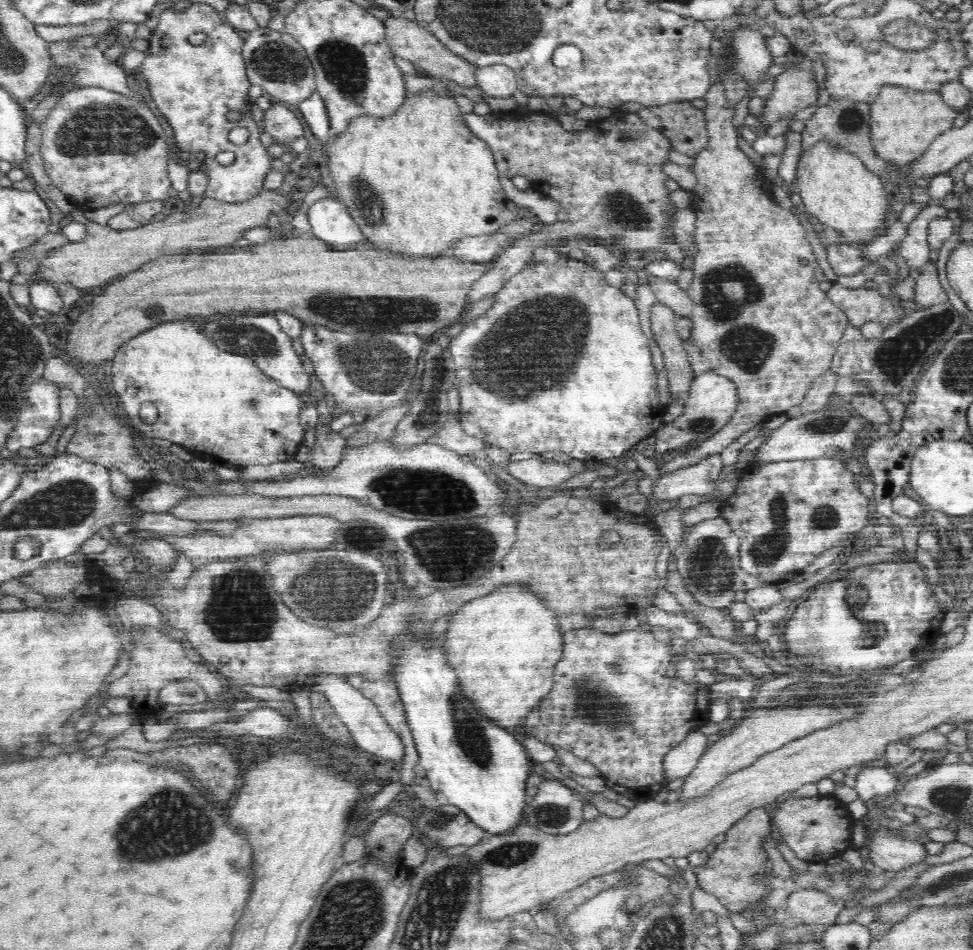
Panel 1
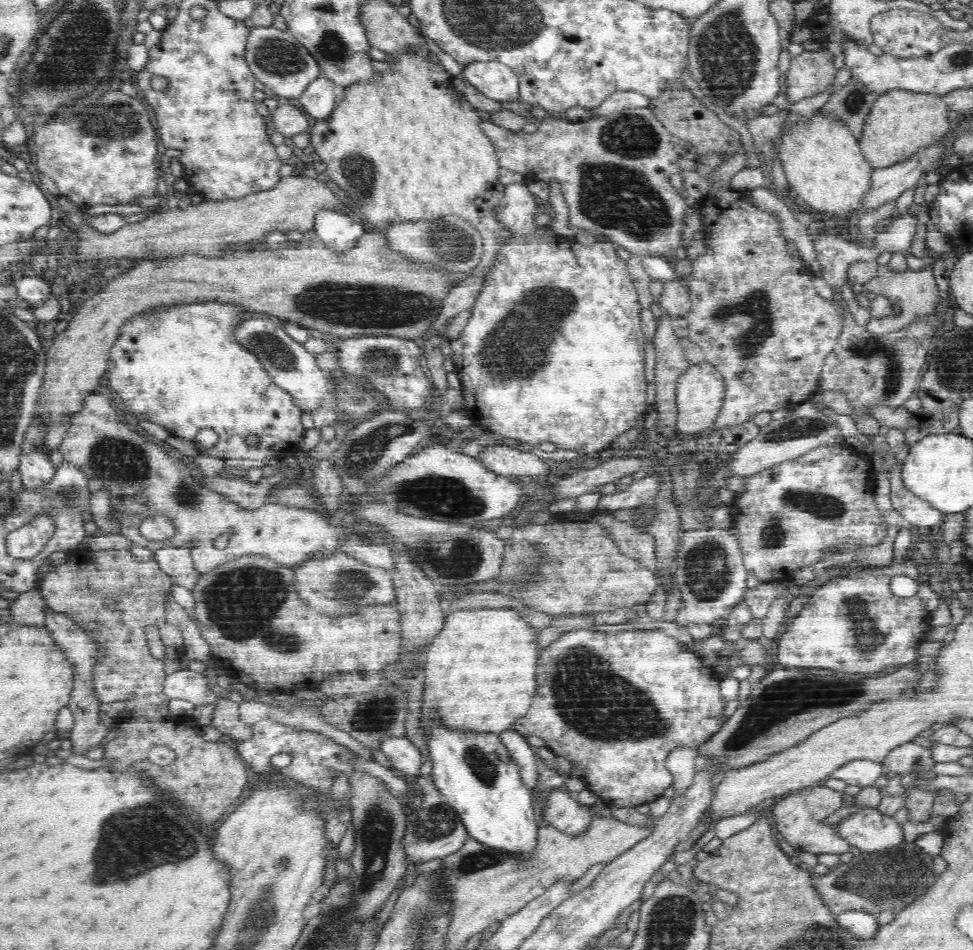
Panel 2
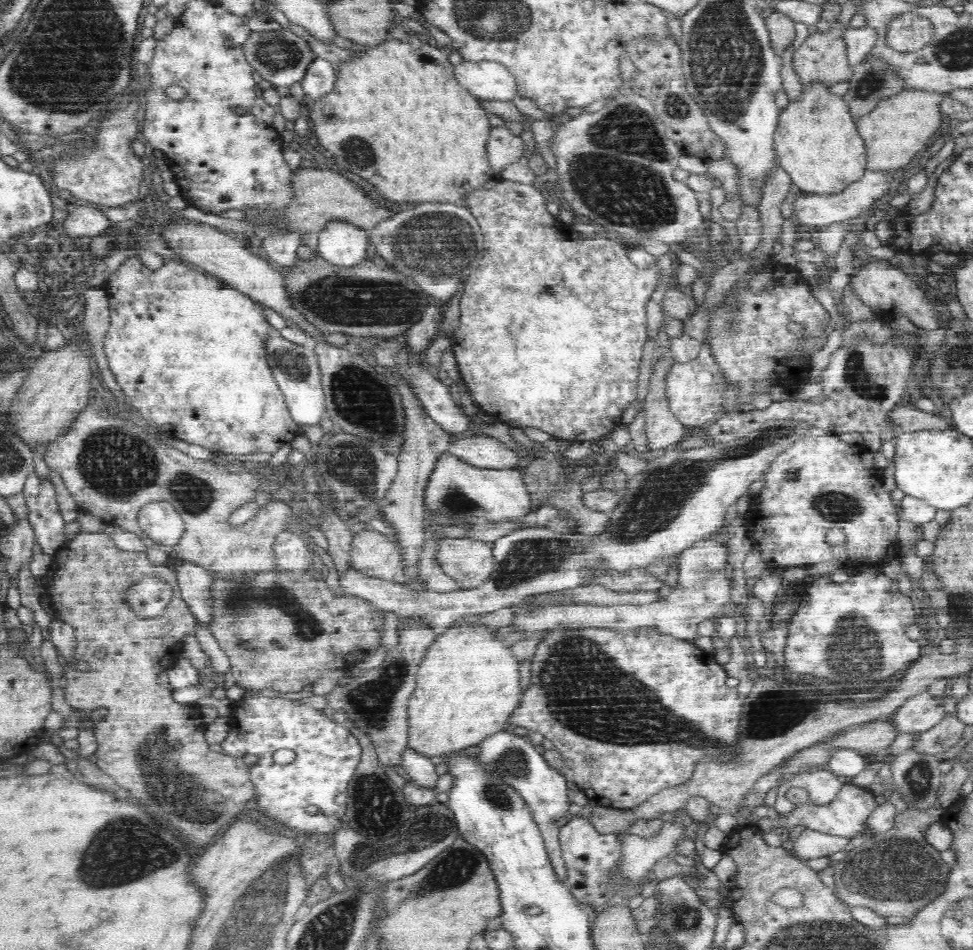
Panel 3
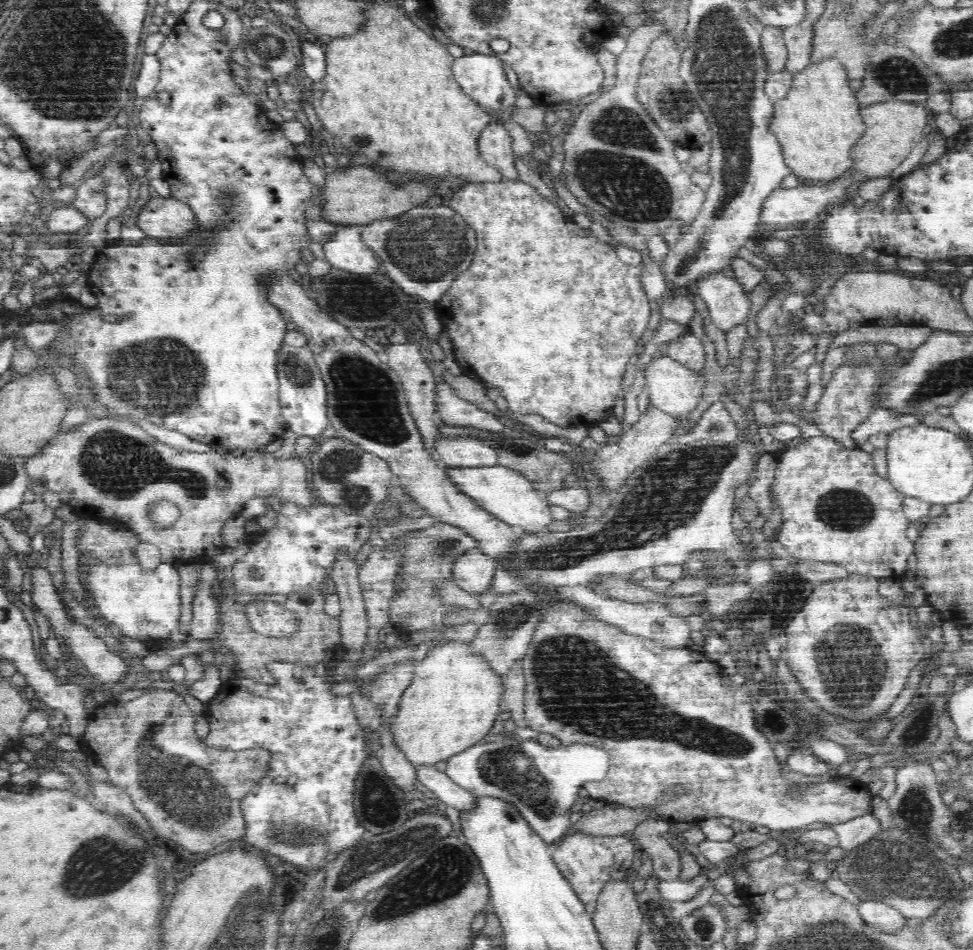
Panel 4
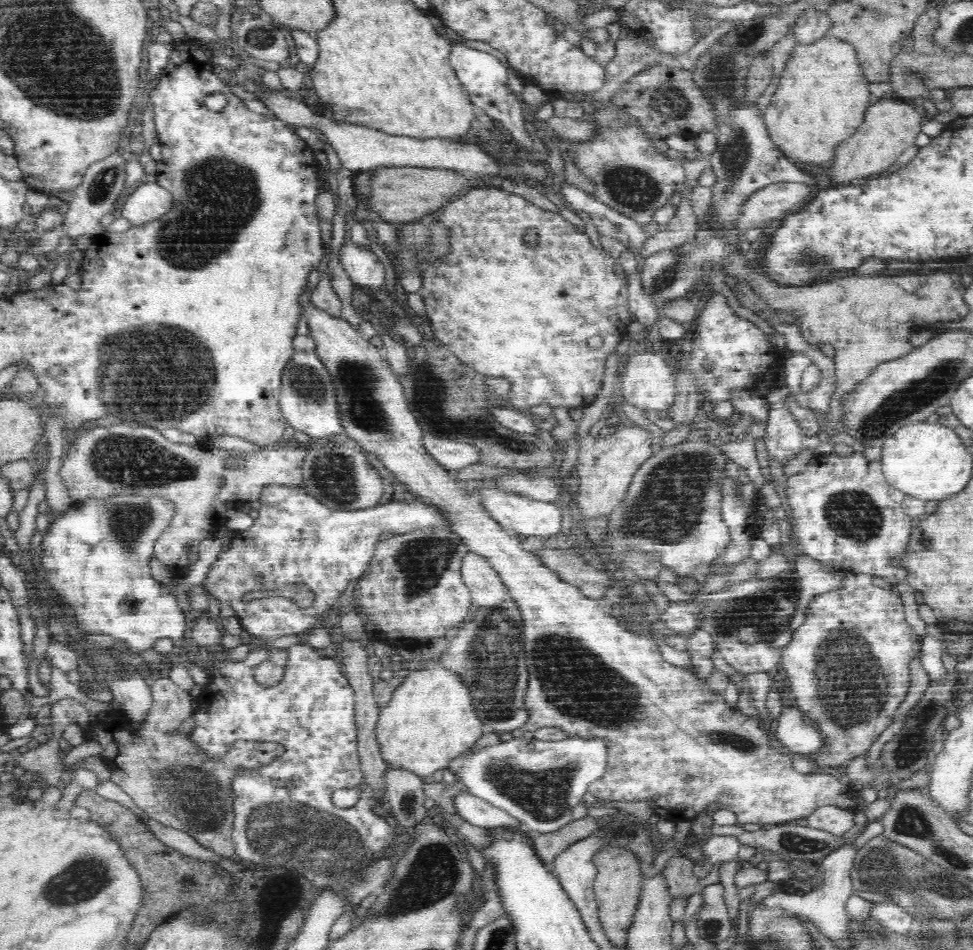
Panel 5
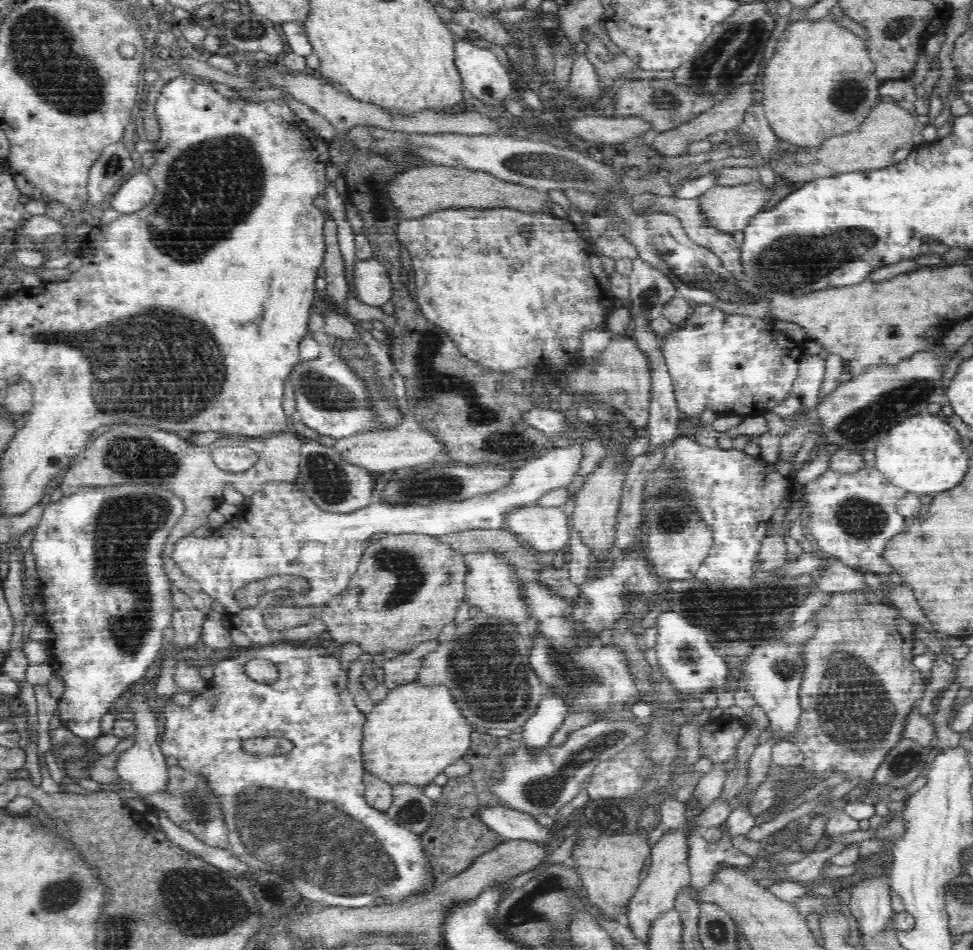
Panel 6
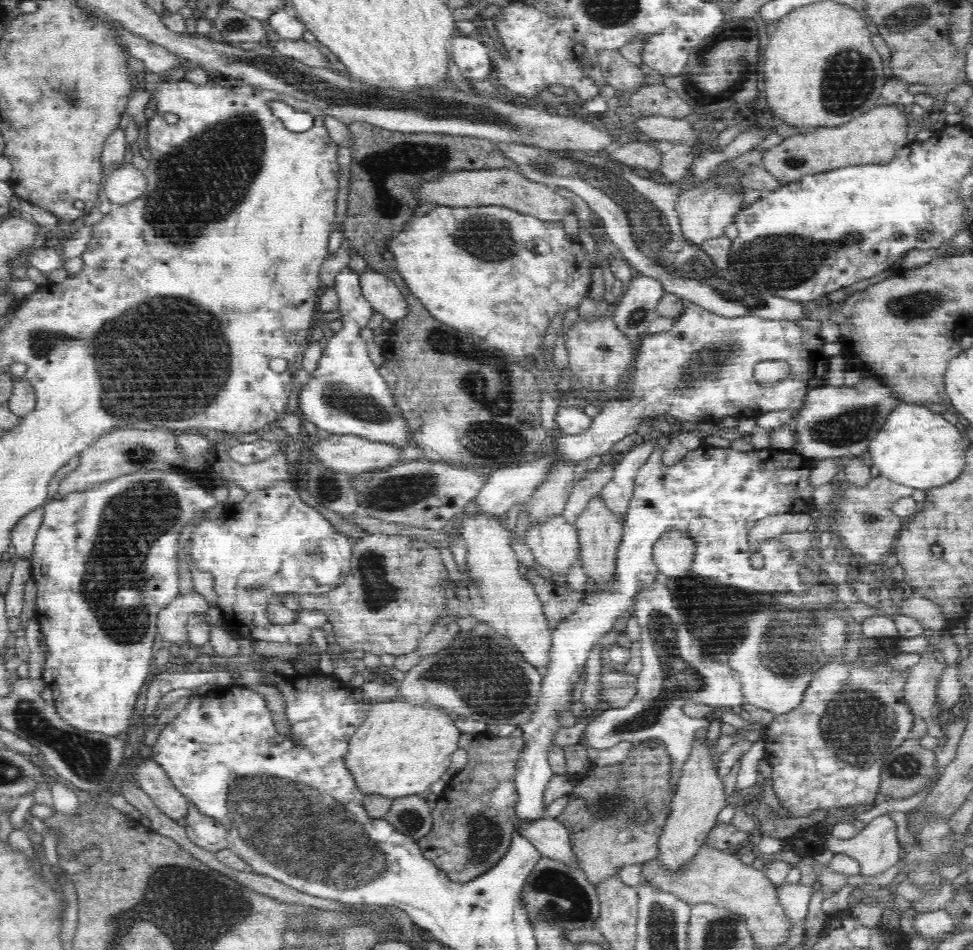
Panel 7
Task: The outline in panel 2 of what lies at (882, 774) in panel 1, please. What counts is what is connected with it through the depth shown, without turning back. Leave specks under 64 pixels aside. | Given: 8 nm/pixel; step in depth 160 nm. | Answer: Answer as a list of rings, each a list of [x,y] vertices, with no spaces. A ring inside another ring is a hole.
[[[852,760],[847,764],[844,764],[841,768],[838,768],[831,775],[828,775],[827,779],[837,778],[838,780],[844,780],[848,785],[861,786],[874,786],[876,780],[882,776],[882,770],[884,767],[882,764],[872,760]]]

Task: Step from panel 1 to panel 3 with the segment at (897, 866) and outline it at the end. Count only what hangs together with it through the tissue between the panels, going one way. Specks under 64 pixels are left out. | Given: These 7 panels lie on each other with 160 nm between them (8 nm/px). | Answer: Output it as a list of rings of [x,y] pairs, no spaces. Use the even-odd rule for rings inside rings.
[[[846,783],[839,789],[838,794],[836,794],[834,800],[830,801],[830,804],[822,804],[822,806],[812,803],[812,806],[802,805],[799,808],[795,807],[792,812],[786,812],[786,814],[781,814],[776,810],[772,810],[772,806],[760,806],[756,812],[752,814],[758,814],[760,818],[762,816],[770,816],[770,818],[776,818],[780,822],[780,826],[796,826],[796,824],[804,824],[812,830],[834,835],[846,837],[851,841],[852,838],[860,838],[864,836],[866,832],[866,820],[868,816],[872,814],[872,804],[876,808],[875,793],[868,790],[865,787],[856,786],[852,783]]]

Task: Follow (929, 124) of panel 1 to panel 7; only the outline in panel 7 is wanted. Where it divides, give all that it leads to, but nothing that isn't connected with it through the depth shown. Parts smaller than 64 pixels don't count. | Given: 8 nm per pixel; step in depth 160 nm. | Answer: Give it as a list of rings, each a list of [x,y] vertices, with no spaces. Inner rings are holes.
[[[880,105],[860,118],[846,124],[820,126],[814,132],[798,134],[784,139],[781,144],[762,155],[760,167],[768,170],[782,184],[800,180],[802,176],[824,173],[847,165],[890,162],[898,149],[908,144],[910,122],[903,110],[895,105]]]

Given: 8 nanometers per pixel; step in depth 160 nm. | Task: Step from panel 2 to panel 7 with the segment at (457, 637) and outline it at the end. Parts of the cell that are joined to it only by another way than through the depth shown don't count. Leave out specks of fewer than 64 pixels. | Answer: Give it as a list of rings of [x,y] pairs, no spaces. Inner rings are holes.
[[[400,698],[379,703],[370,702],[366,720],[360,725],[358,732],[350,736],[343,763],[362,794],[382,795],[388,799],[418,795],[440,780],[440,776],[449,769],[452,754],[458,750],[460,736],[460,730],[454,725],[454,714],[432,703],[416,705]]]

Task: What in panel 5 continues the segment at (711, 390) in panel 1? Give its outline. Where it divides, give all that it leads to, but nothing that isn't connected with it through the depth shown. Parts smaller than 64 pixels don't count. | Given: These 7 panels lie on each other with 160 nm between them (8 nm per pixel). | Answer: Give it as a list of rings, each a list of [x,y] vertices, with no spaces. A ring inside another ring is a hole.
[[[656,349],[649,350],[644,354],[636,354],[626,362],[626,370],[622,374],[624,392],[620,396],[622,400],[628,400],[628,403],[640,408],[642,412],[655,410],[665,413],[674,404],[677,380],[674,367],[668,364],[662,352]]]

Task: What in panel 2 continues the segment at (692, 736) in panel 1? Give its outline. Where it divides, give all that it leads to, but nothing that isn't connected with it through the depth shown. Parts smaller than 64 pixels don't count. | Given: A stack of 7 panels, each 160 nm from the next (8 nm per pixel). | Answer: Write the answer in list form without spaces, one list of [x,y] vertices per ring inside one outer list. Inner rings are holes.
[[[678,747],[666,758],[665,768],[672,773],[676,794],[682,794],[693,783],[698,747]]]

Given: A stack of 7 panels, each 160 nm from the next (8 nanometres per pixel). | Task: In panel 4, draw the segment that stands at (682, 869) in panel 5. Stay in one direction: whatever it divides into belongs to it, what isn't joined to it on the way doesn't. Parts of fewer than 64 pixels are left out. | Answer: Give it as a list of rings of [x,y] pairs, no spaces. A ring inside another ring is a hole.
[[[662,819],[644,820],[636,826],[633,830],[633,837],[638,840],[639,846],[652,860],[654,874],[661,880],[673,881],[677,878],[682,870],[679,854],[673,849],[671,841],[668,841],[662,837],[664,832],[669,829],[669,821],[663,821]]]

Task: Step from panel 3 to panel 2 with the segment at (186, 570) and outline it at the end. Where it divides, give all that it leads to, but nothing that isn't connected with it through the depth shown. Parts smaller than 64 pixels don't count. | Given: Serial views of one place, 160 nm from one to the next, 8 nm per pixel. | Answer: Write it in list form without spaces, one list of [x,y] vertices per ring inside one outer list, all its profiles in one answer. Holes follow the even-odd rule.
[[[166,546],[154,551],[153,559],[173,581],[190,591],[196,584],[197,578],[200,578],[200,572],[194,568],[191,552],[186,548]]]

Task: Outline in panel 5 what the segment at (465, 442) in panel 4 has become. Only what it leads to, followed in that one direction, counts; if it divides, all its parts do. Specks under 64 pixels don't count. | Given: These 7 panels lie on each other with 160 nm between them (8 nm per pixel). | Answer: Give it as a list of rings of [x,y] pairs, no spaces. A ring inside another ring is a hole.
[[[424,432],[422,442],[428,454],[451,473],[476,464],[480,458],[478,448],[462,441],[453,441]]]

